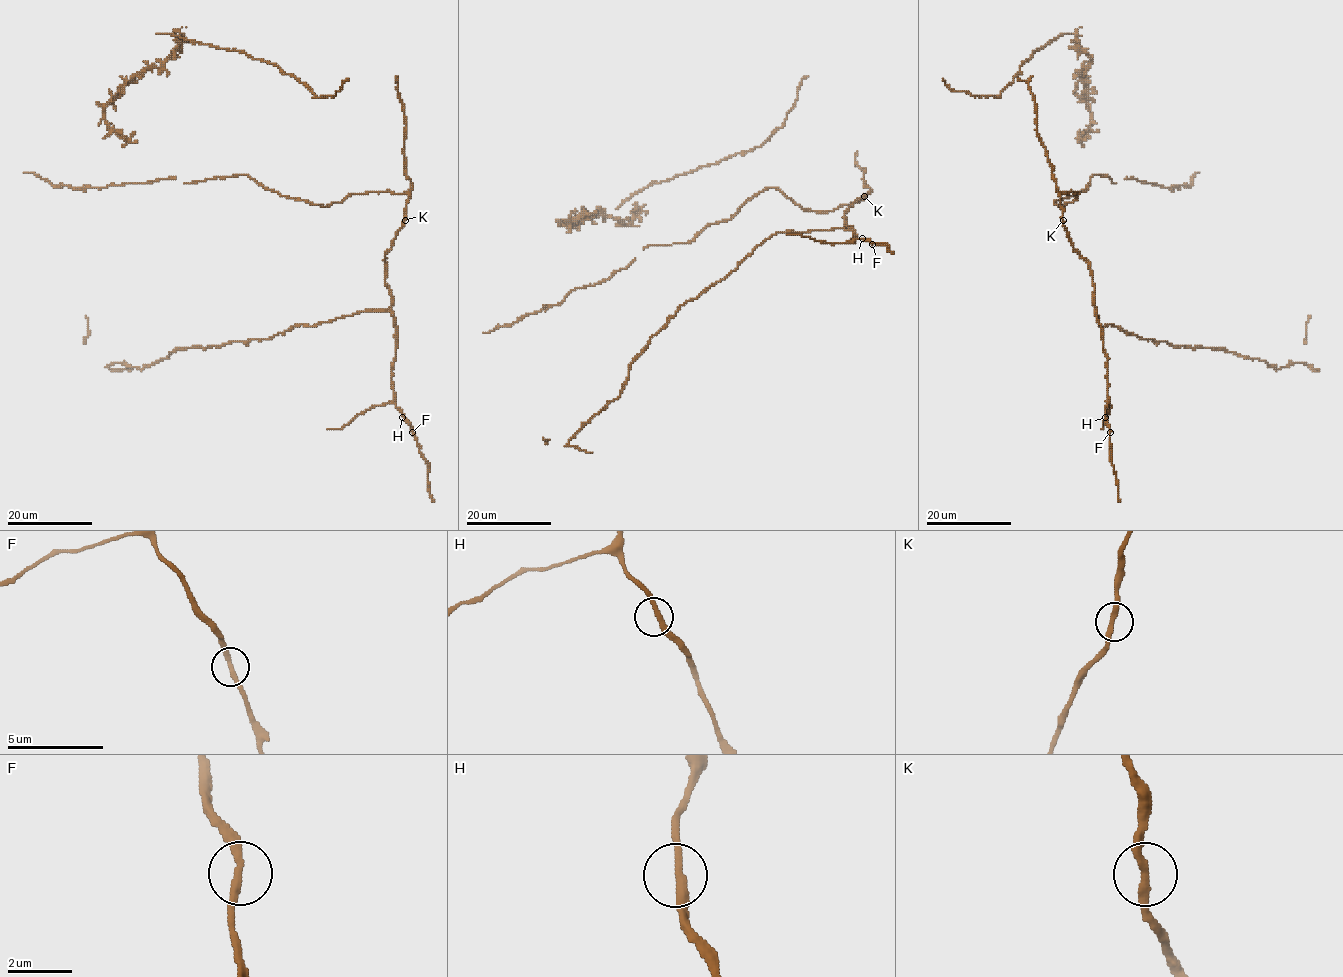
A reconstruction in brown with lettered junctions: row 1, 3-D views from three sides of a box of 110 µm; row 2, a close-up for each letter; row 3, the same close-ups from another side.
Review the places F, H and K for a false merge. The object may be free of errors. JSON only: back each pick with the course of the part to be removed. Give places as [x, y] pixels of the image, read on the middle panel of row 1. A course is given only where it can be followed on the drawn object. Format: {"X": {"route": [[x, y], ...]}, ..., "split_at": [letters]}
{"split_at": []}

